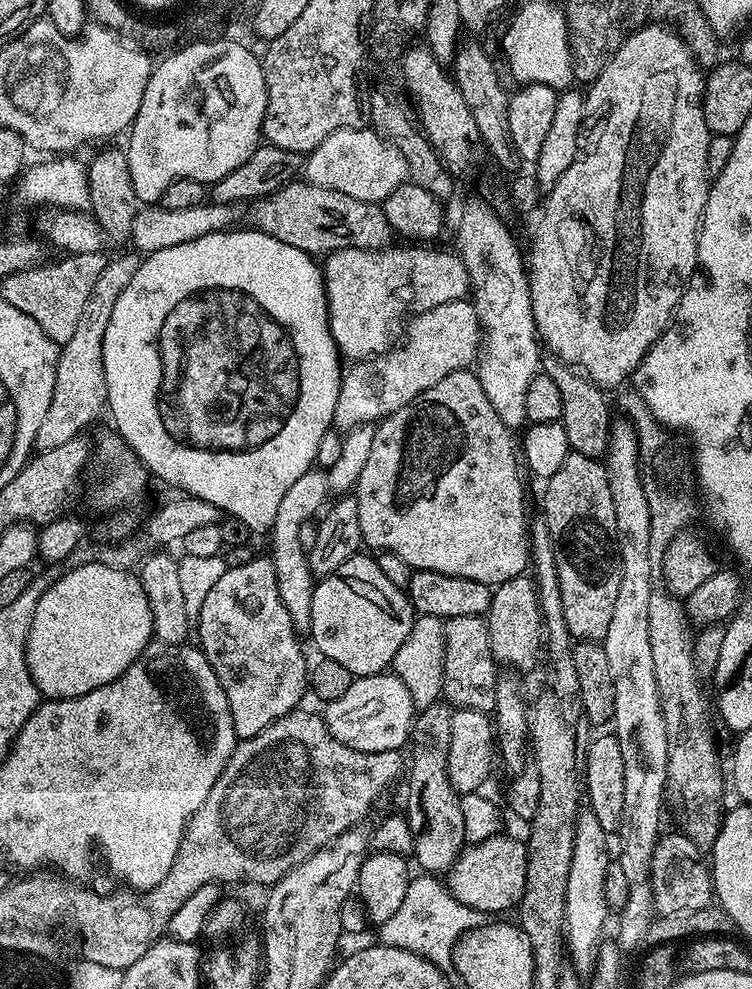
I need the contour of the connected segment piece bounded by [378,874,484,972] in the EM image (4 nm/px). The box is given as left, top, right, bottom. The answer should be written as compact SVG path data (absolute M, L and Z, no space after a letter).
M430 874L415 875L407 886L402 903L390 918L379 925L379 941L388 948L410 950L426 958L440 971L448 972L452 967L452 954L460 937L483 923L483 915L472 907L458 902L447 885Z

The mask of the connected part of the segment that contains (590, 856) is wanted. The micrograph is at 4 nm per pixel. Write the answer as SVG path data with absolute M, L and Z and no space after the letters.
M584 806L576 818L574 830L574 854L570 858L570 874L566 880L566 902L564 903L564 934L566 952L572 955L571 967L577 973L591 973L596 965L596 951L600 949L604 923L608 920L610 909L606 902L606 870L610 863L608 857L609 833L594 818L591 808Z

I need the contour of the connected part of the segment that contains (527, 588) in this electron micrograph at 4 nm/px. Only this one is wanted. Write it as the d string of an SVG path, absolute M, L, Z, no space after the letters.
M529 575L515 576L492 588L492 601L487 614L490 650L497 665L525 674L542 656L544 622L540 617L540 602L536 598L536 585Z

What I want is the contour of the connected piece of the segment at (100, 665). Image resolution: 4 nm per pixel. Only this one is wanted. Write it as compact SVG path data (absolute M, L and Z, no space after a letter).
M84 563L70 568L62 578L57 577L42 598L38 600L38 605L34 610L34 618L31 620L30 634L27 636L27 666L31 677L34 678L41 695L45 699L65 700L68 697L80 697L89 693L90 690L97 689L98 686L108 685L118 679L140 656L142 650L151 643L153 639L153 616L151 606L144 593L140 577L130 570L118 570L116 567L106 566L104 563Z

